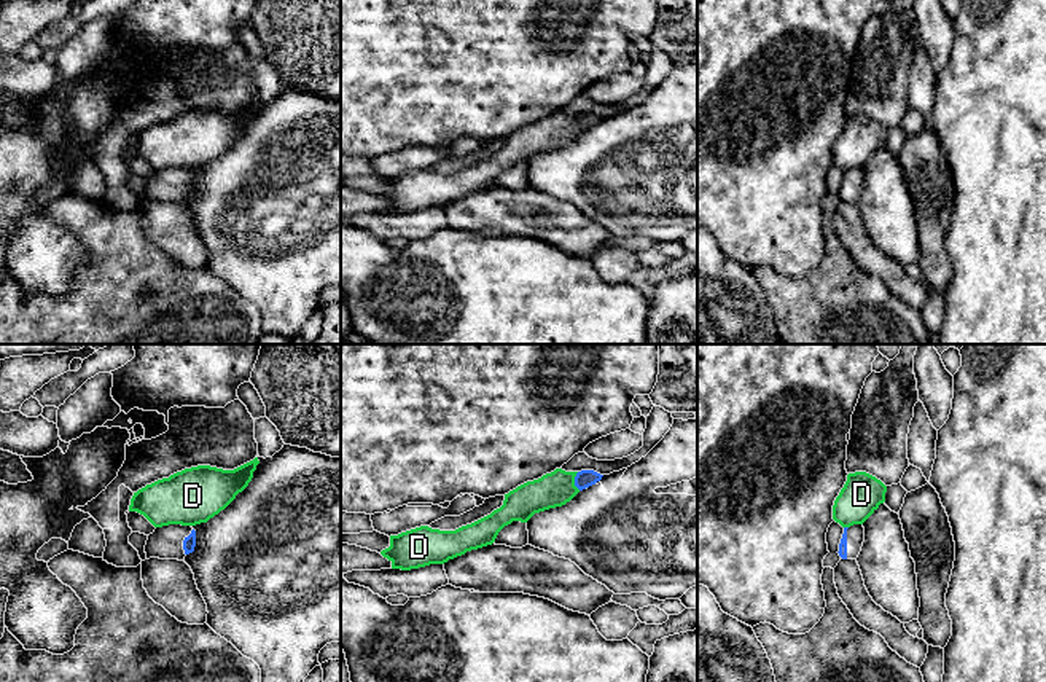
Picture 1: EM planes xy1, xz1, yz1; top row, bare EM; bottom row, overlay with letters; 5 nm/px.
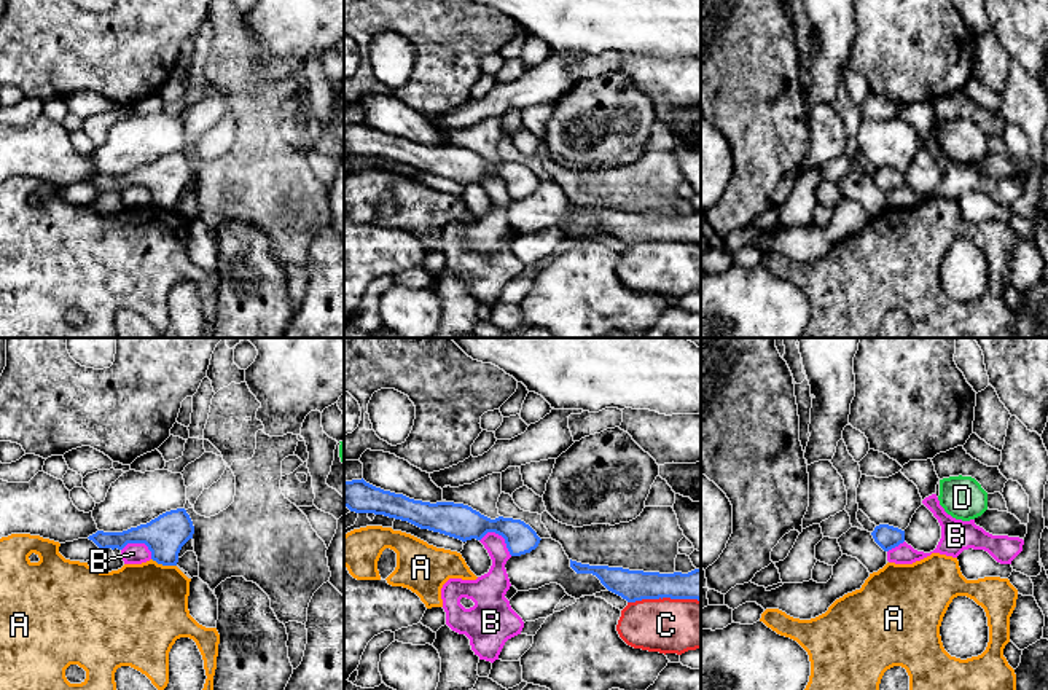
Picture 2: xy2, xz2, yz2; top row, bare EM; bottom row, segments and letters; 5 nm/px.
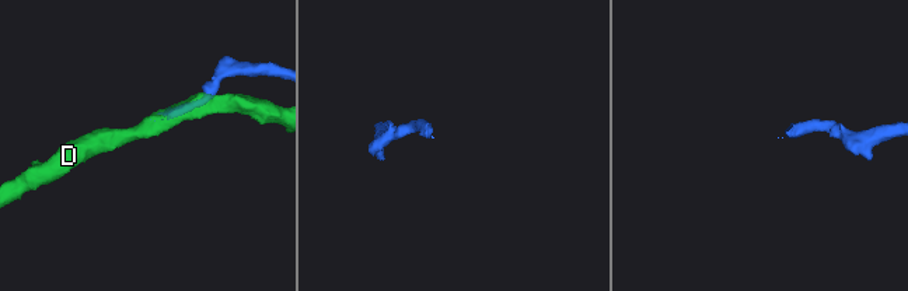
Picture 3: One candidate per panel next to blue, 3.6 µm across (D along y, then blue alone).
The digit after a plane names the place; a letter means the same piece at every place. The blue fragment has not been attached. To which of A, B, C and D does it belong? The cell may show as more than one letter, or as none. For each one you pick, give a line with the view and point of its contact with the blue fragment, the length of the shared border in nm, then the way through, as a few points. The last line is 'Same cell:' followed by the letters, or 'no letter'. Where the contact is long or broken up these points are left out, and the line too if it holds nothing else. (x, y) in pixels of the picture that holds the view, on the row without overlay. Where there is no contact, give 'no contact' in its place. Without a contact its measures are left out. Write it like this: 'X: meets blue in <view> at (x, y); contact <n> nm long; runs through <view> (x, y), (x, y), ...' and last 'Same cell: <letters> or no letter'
Same cell: no letter

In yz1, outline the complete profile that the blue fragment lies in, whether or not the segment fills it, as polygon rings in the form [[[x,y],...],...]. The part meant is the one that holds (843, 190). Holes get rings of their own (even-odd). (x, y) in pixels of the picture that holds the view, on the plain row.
[[[853,167],[844,170],[844,177],[839,186],[839,199],[842,202],[857,202],[865,185],[865,170],[863,167]]]

